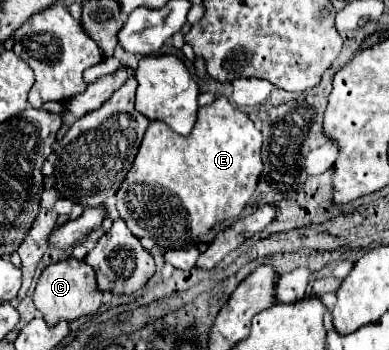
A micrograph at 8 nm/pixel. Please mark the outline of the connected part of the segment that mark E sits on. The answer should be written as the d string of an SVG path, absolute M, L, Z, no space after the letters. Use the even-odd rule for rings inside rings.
M227 97L199 107L197 123L187 137L173 133L163 121L151 121L133 167L115 195L119 217L135 237L147 237L163 249L195 245L215 225L235 221L245 209L263 171L261 143L261 131Z

